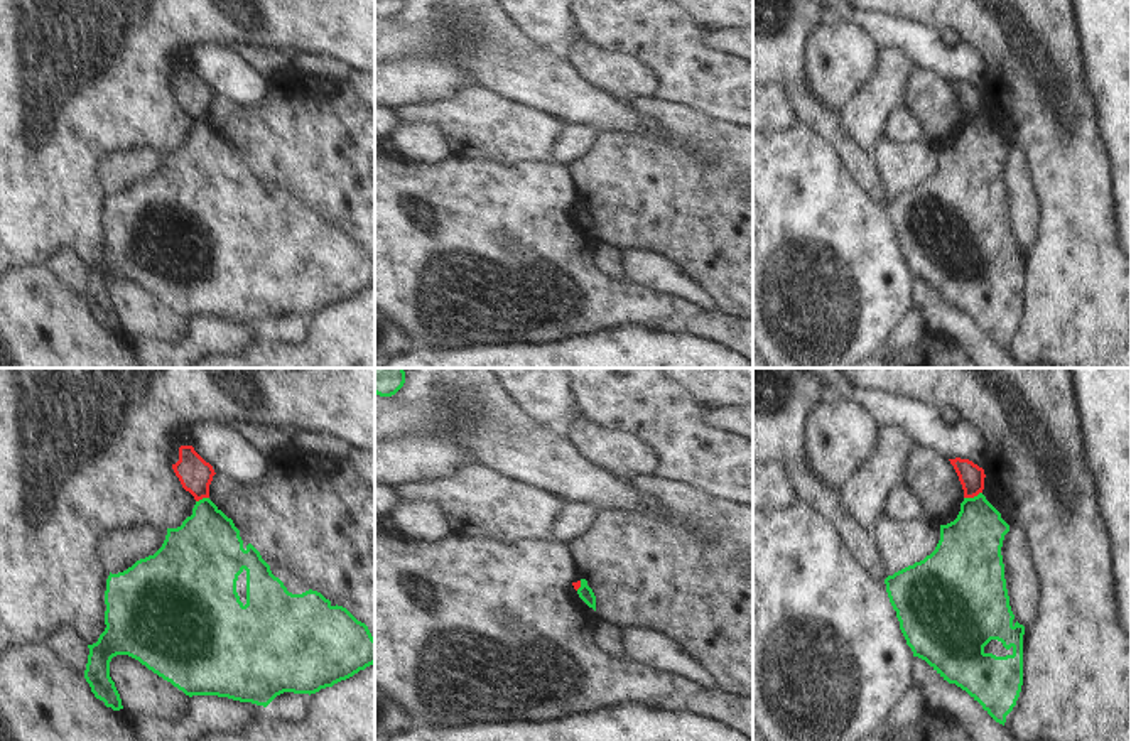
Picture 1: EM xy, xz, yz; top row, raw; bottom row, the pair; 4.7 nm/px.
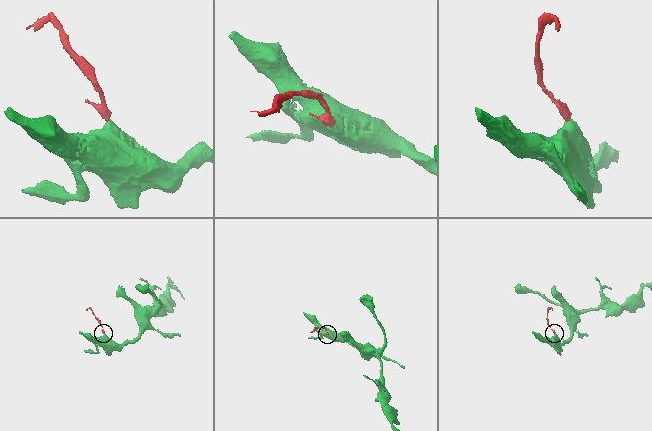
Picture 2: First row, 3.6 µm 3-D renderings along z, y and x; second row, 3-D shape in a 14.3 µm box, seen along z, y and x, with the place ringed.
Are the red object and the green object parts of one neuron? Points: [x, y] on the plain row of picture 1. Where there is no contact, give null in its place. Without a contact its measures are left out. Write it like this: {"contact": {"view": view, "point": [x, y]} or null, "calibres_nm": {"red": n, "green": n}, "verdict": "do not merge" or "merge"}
{"contact": {"view": "yz", "point": [973, 118]}, "calibres_nm": {"red": 120, "green": 300}, "verdict": "do not merge"}

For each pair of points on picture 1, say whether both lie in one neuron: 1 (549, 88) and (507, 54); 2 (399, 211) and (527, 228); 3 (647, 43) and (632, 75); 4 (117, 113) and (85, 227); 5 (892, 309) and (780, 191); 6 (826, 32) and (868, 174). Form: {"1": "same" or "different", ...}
{"1": "same", "2": "same", "3": "different", "4": "same", "5": "same", "6": "different"}

